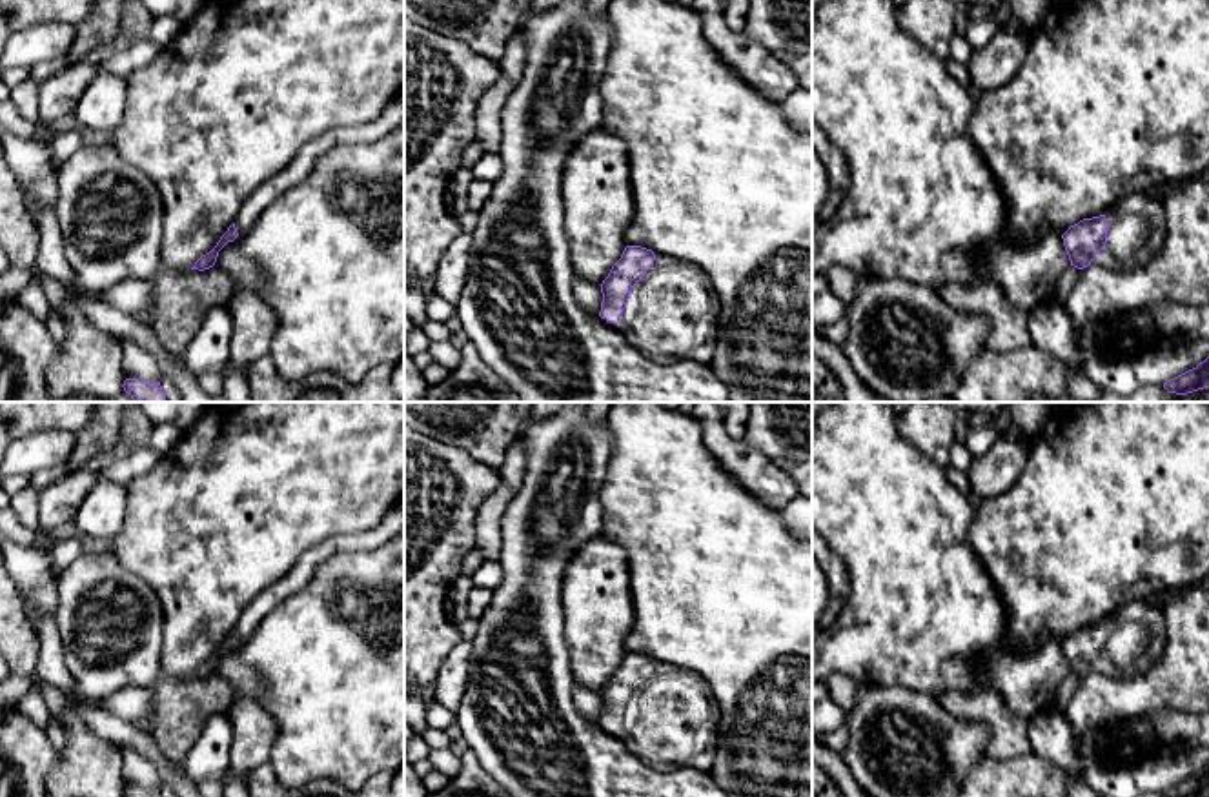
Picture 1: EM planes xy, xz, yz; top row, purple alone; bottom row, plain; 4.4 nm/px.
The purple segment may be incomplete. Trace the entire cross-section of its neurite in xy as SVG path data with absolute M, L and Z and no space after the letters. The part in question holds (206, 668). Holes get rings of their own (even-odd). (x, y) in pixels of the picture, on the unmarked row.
M404 506L393 508L381 524L371 530L353 533L353 535L340 535L331 537L326 542L320 542L310 548L284 575L280 580L273 582L266 590L262 590L249 606L242 611L239 622L235 624L233 631L228 639L220 644L217 653L202 662L191 677L209 677L215 673L218 659L228 651L233 650L239 642L249 639L249 635L257 630L262 619L282 600L295 595L313 579L315 571L322 562L335 555L342 553L355 553L362 550L377 550L393 537L404 533Z

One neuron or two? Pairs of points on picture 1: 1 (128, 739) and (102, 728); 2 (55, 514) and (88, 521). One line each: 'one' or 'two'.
1: one
2: two

